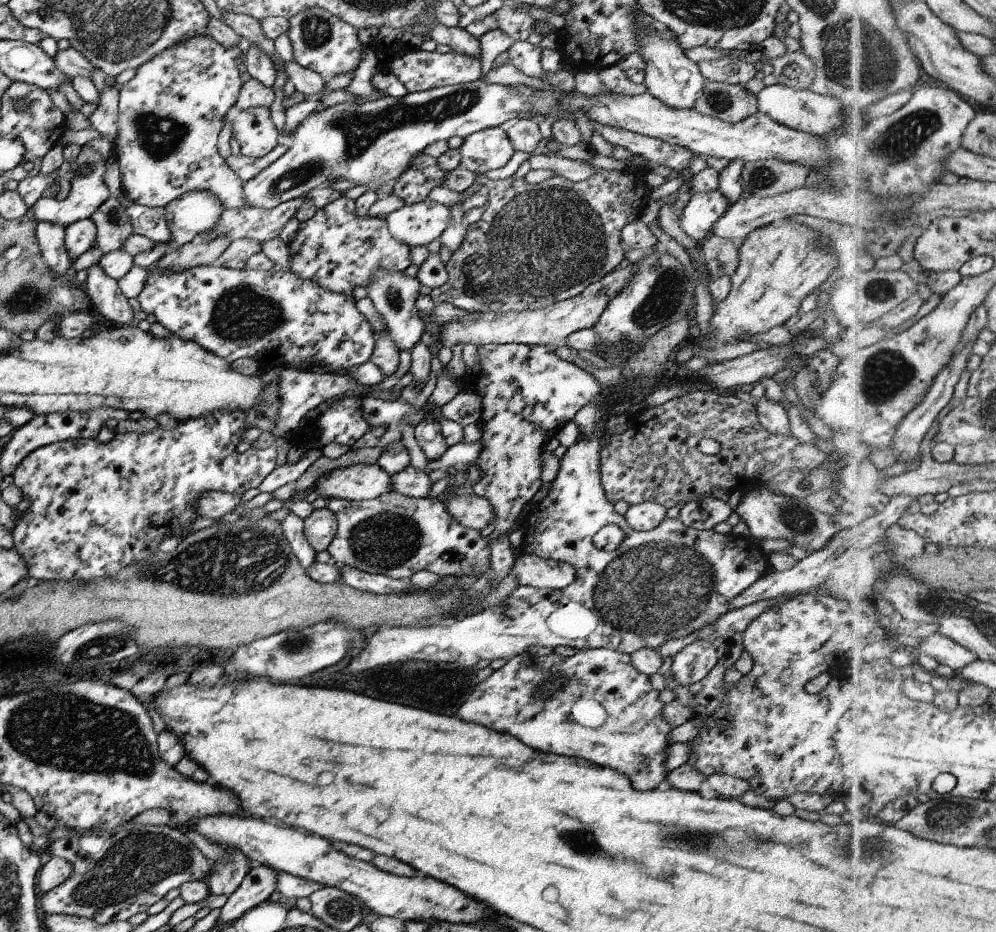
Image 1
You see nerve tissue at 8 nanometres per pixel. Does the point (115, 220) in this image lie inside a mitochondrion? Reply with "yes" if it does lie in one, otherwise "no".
yes

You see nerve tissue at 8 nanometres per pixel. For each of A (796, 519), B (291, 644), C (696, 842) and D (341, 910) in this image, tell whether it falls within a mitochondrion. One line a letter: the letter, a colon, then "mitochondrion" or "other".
A: mitochondrion
B: mitochondrion
C: mitochondrion
D: mitochondrion

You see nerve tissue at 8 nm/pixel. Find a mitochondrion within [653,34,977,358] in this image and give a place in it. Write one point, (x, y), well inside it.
(899, 143)

